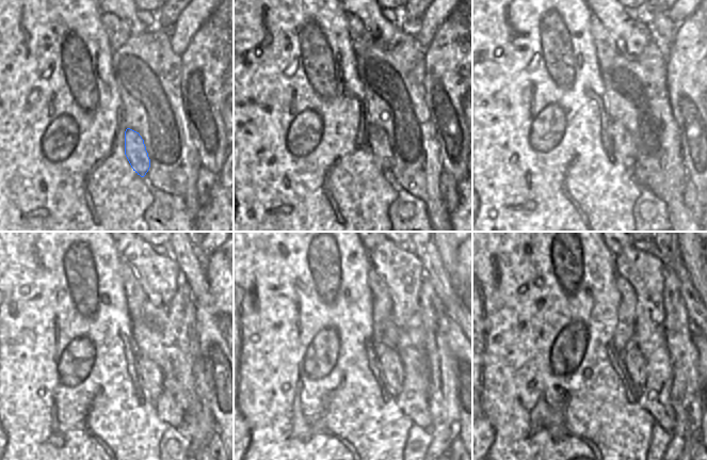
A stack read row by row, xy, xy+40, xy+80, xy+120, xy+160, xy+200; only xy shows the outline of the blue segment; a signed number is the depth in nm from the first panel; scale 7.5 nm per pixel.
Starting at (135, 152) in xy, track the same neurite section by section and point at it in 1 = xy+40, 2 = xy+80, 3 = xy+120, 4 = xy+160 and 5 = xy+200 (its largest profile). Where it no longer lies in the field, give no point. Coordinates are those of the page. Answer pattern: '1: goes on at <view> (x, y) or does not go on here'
1: goes on at xy+40 (376, 138)
2: goes on at xy+80 (623, 145)
3: goes on at xy+120 (150, 376)
4: goes on at xy+160 (389, 361)
5: goes on at xy+200 (632, 360)

